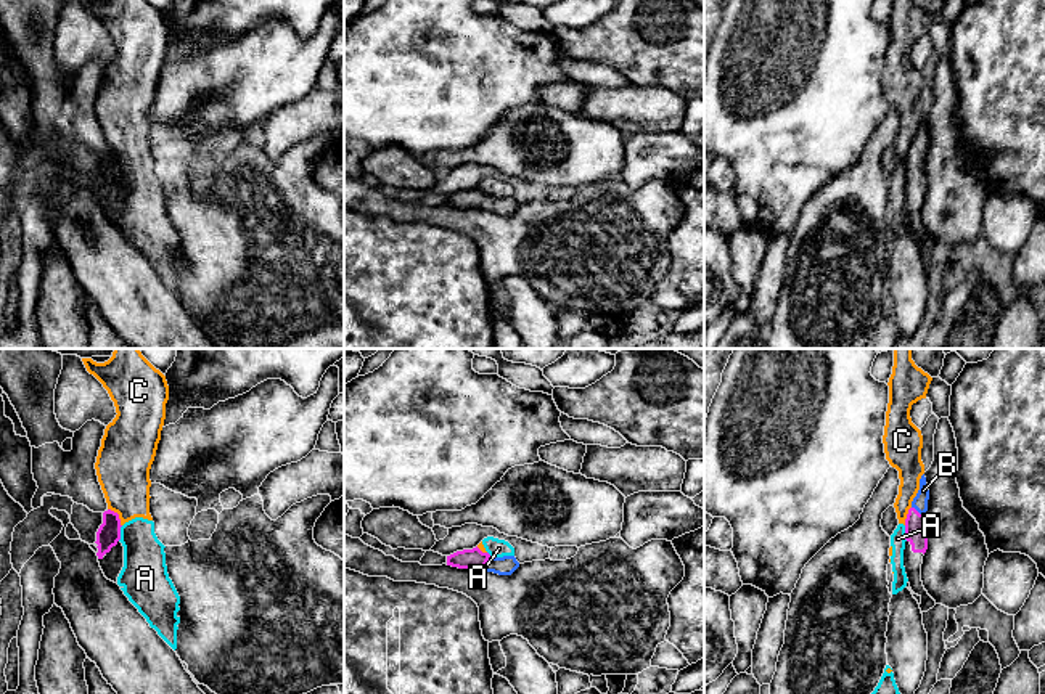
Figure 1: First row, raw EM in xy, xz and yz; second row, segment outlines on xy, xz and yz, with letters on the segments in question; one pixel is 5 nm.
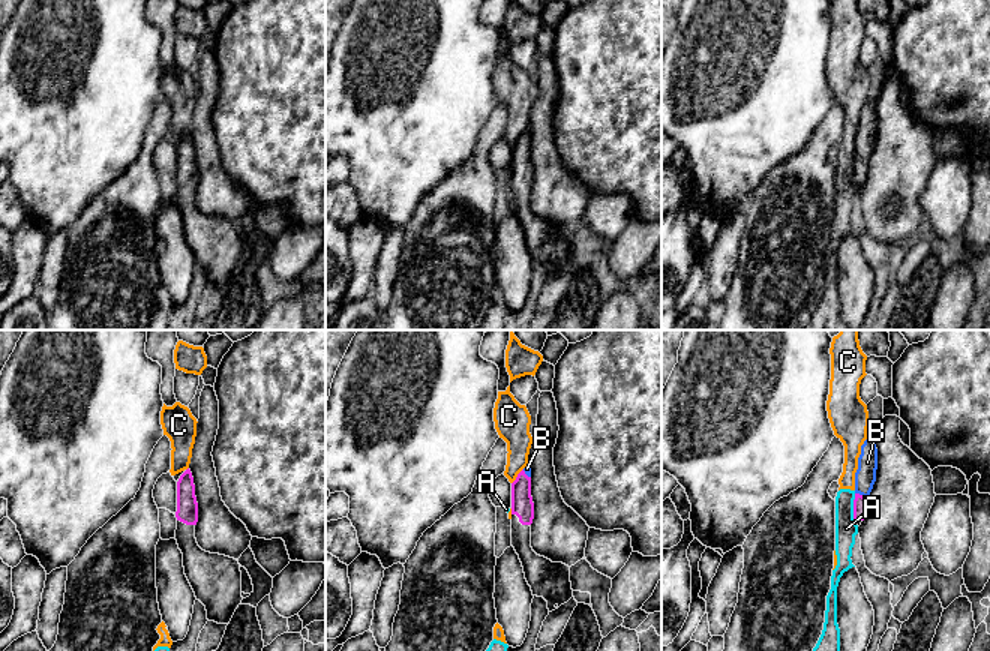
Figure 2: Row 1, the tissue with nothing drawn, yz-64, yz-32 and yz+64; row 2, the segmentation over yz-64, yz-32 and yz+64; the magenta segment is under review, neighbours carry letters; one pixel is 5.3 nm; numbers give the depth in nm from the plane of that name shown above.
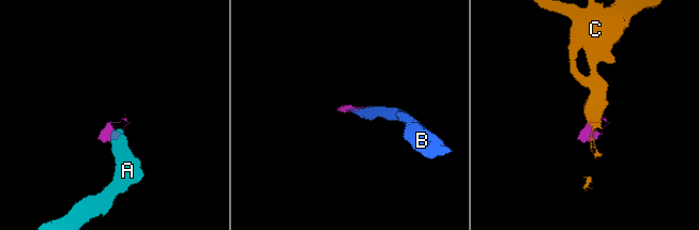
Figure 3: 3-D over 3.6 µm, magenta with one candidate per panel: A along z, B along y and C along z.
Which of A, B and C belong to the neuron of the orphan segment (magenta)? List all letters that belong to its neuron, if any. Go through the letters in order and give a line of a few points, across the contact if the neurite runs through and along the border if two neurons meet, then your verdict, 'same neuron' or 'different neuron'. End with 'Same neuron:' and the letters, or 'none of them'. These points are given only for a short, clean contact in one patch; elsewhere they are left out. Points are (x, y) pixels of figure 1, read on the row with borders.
A: line xy (122, 526), (118, 540); different neuron
B: line xz (475, 558), (487, 559), (504, 566); same neuron
C: line xy (108, 508), (118, 514), (121, 526); different neuron
Same neuron: B

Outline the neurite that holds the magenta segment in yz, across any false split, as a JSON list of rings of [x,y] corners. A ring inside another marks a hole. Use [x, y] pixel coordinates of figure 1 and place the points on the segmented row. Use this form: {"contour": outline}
{"contour": [[[924,474],[920,479],[920,490],[912,501],[905,519],[905,549],[904,549],[904,567],[915,594],[921,598],[920,609],[928,612],[936,606],[936,601],[928,594],[921,582],[921,564],[923,556],[928,549],[928,537],[924,525],[924,514],[928,511],[929,490]]]}

